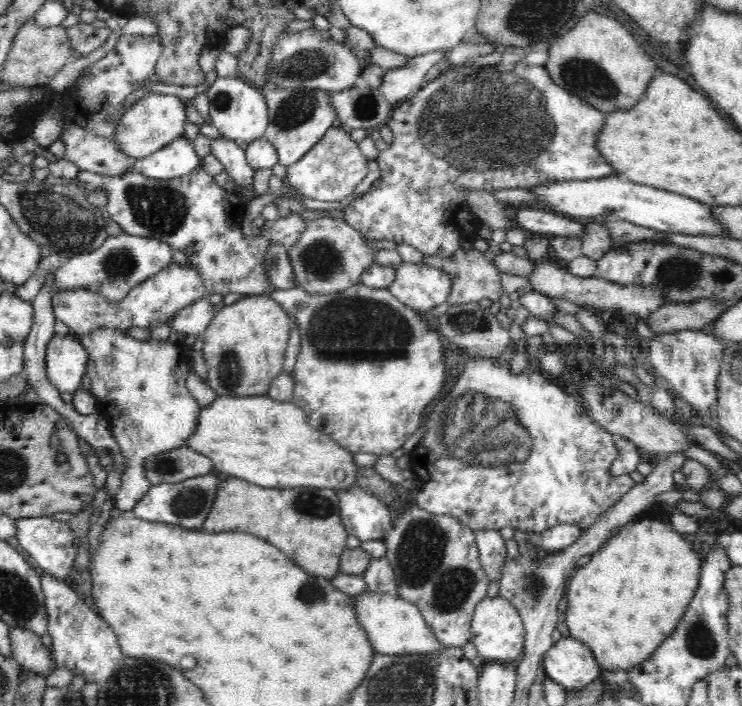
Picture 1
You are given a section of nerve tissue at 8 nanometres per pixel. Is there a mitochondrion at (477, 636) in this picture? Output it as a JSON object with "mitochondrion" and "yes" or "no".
{"mitochondrion":"no"}

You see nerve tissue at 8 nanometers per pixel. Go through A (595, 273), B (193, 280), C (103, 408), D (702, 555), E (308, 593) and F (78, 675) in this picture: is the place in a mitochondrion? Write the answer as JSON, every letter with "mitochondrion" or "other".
{"A":"other","B":"other","C":"other","D":"other","E":"mitochondrion","F":"other"}

